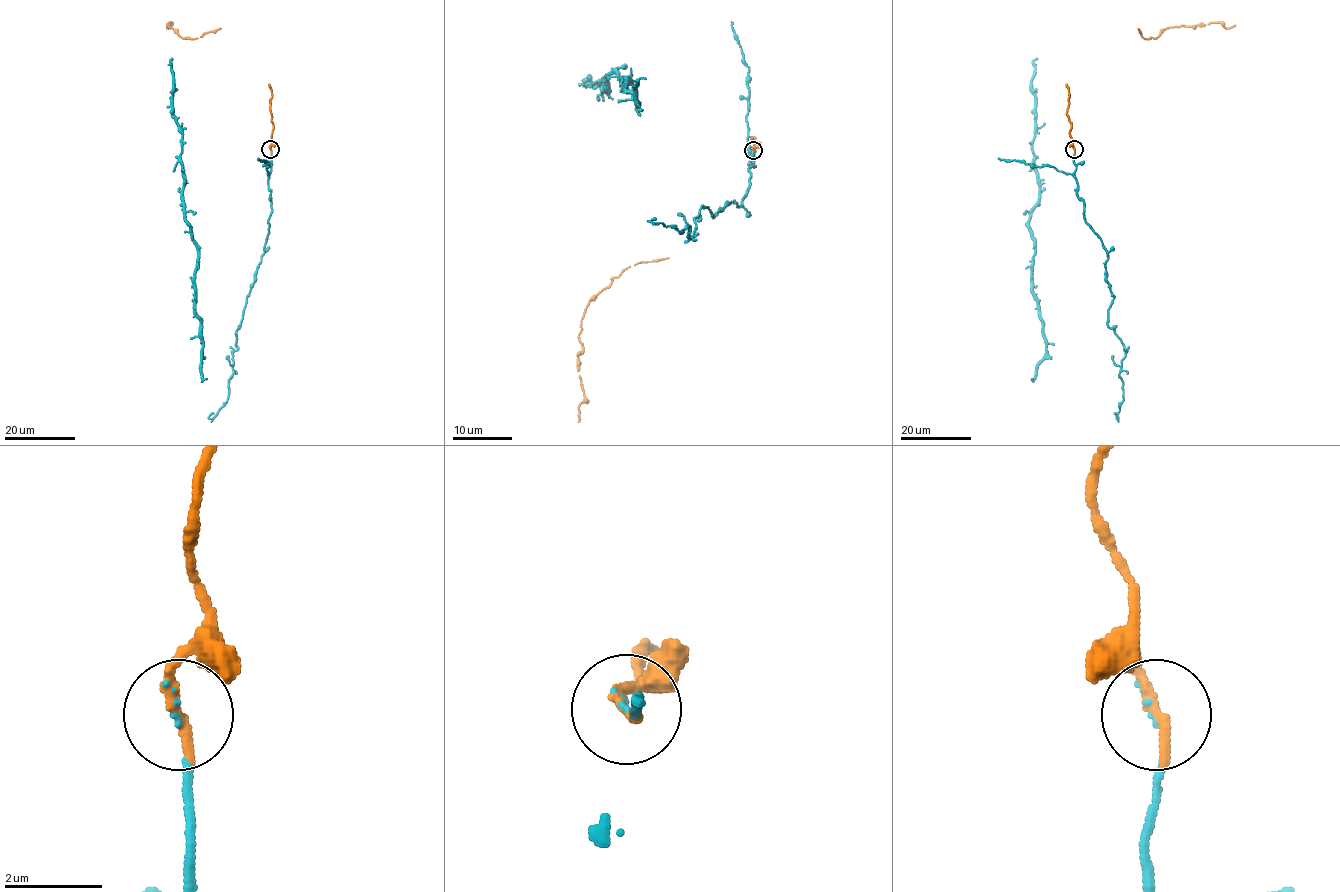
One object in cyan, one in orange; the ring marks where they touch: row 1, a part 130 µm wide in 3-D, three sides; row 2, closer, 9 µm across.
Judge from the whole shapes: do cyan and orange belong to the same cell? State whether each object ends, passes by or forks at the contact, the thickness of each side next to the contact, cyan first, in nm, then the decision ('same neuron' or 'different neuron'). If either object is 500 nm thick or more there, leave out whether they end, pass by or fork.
cyan ends; orange ends; calibres 60 and 260 nm; same neuron

